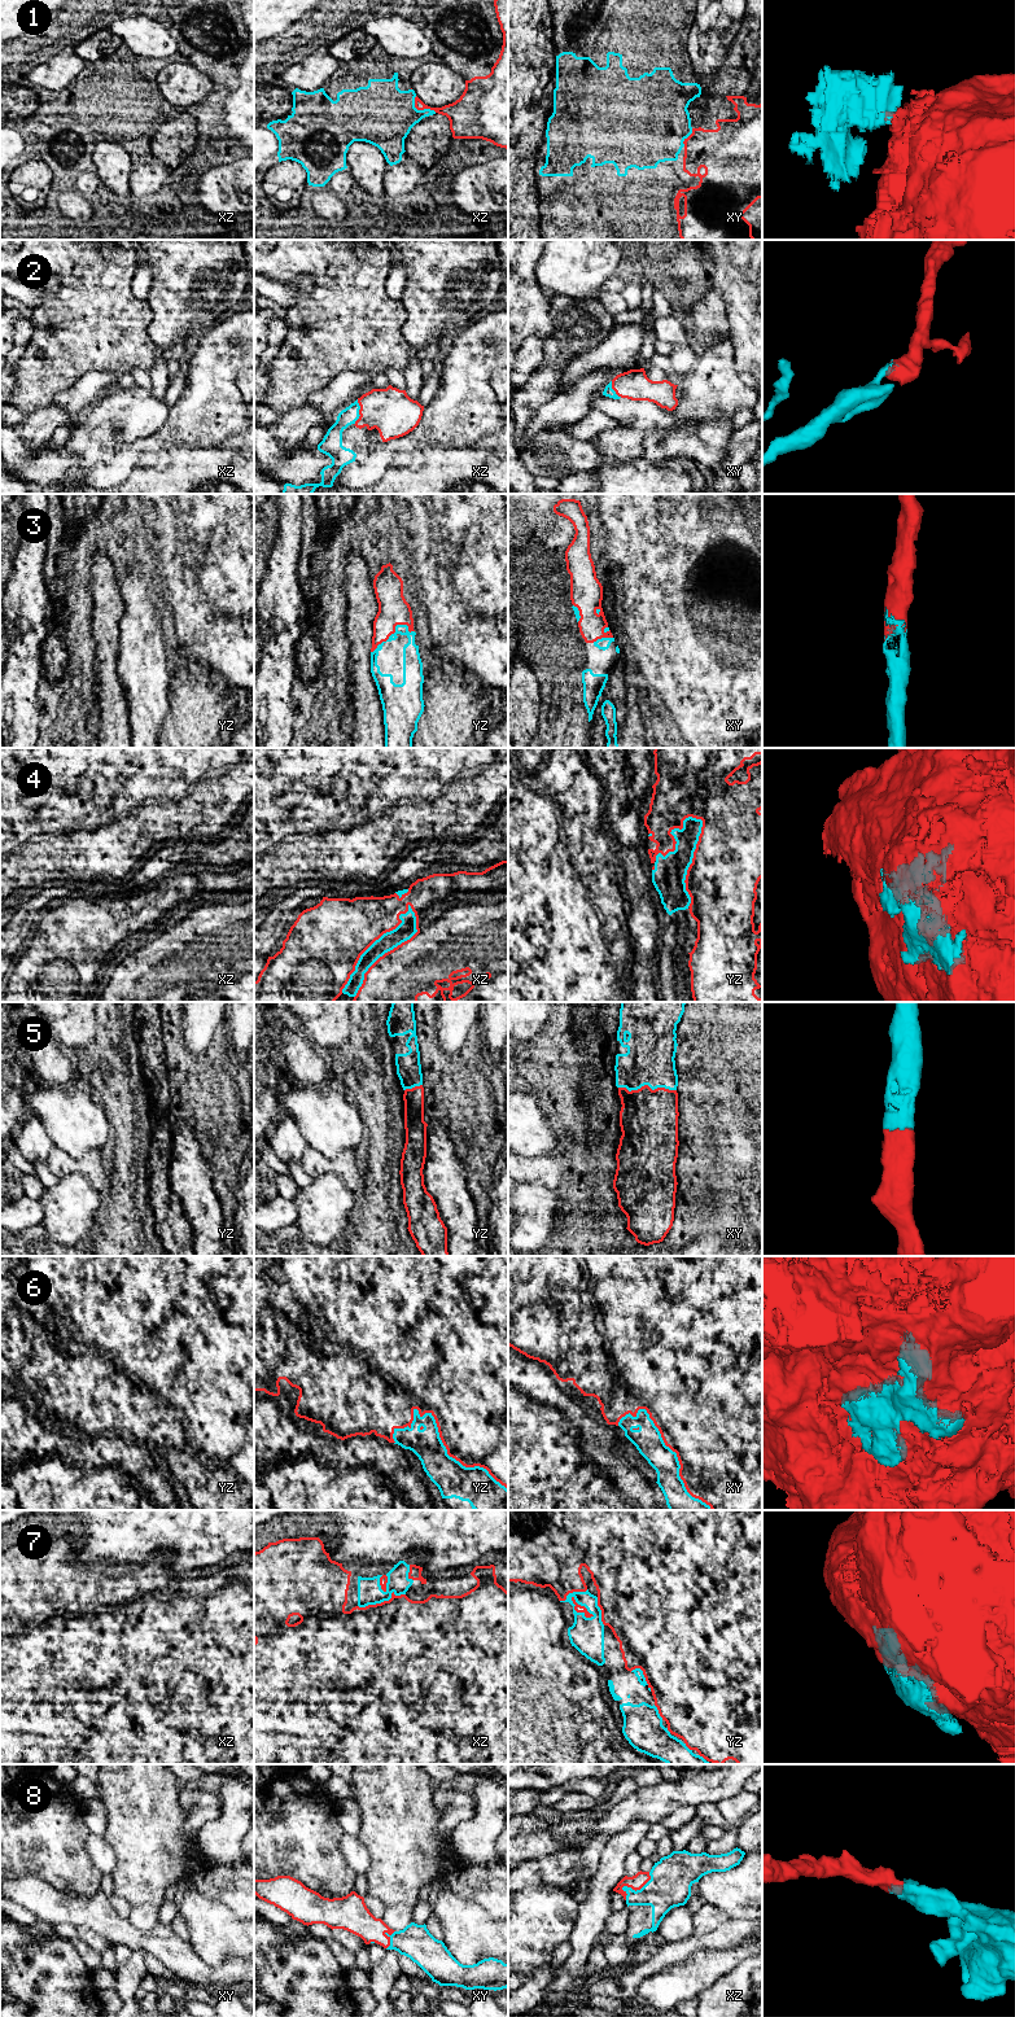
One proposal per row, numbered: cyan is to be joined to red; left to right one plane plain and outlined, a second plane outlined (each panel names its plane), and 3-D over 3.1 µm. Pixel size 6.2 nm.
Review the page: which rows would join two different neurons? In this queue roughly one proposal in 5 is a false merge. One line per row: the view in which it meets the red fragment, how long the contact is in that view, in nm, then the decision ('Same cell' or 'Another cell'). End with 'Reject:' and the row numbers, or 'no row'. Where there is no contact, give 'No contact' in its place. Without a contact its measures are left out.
1: Touches red in xz. Shared border 170 nm. Another cell
2: Touches red in xz. Shared border 160 nm. Same cell
3: Touches red in yz. Shared border 300 nm. Same cell
4: Touches red in xz. Shared border 700 nm. Same cell
5: Touches red in xy. Shared border 360 nm. Same cell
6: Touches red in yz. Shared border 800 nm. Same cell
7: Touches red in yz. Shared border 190 nm. Same cell
8: Touches red in xz. Shared border 240 nm. Same cell
Reject: 1

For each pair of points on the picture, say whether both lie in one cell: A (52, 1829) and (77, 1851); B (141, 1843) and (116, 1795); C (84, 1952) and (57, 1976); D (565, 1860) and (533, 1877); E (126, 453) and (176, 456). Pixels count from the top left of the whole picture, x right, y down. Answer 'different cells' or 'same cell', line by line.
A: same cell
B: same cell
C: different cells
D: same cell
E: different cells

